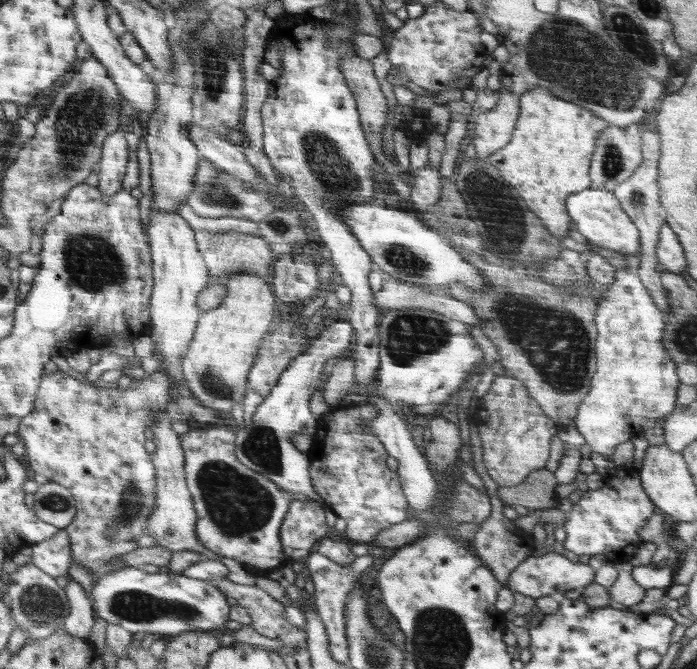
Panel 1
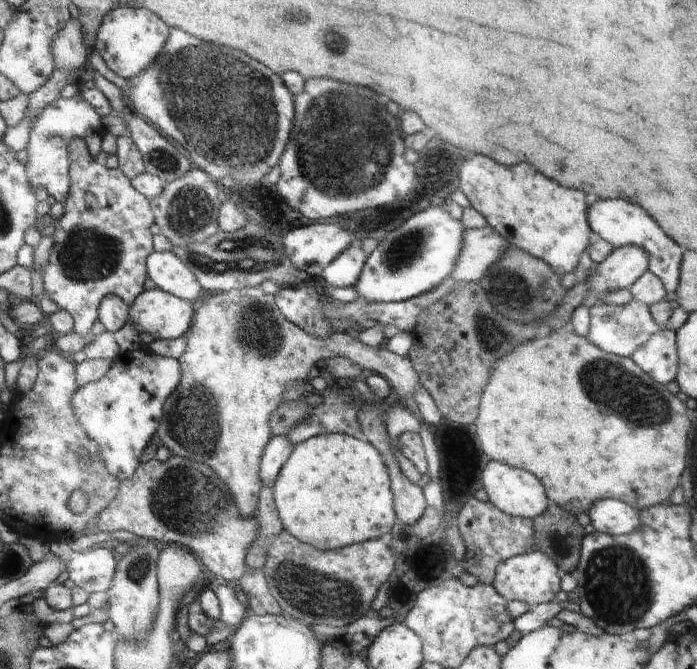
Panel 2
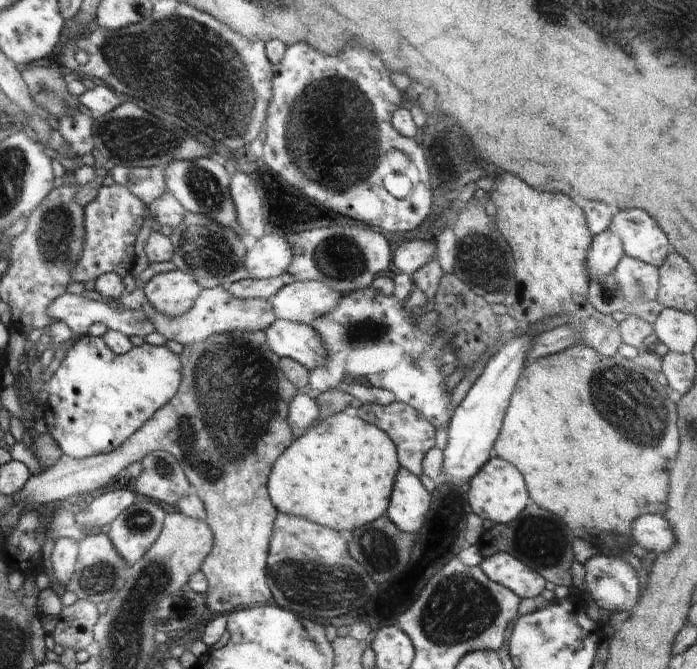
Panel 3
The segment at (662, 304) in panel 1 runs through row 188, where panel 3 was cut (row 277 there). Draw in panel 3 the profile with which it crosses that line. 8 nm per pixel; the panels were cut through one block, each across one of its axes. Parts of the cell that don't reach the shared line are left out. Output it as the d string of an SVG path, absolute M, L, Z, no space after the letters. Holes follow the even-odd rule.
M624 255L613 273L618 286L628 300L644 300L644 302L657 300L658 267Z

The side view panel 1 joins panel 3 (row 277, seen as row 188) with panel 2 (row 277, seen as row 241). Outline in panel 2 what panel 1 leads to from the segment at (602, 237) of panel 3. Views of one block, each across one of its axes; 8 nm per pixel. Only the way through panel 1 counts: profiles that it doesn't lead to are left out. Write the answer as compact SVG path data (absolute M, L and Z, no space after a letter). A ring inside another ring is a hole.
M640 246L613 247L612 252L596 266L596 274L587 278L590 298L586 304L594 304L596 296L606 292L622 290L632 286L644 272L648 271L650 254Z

